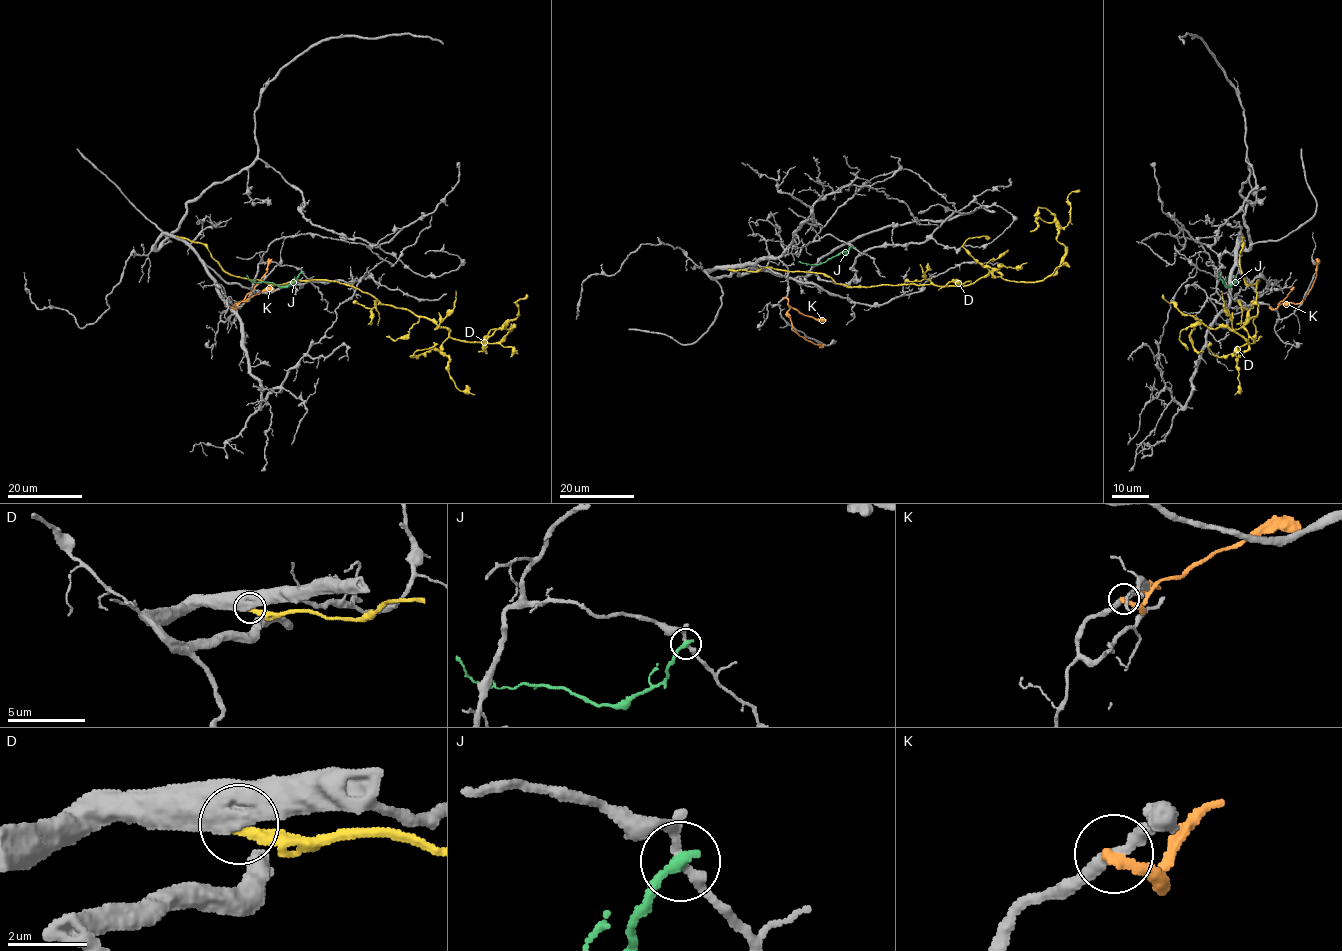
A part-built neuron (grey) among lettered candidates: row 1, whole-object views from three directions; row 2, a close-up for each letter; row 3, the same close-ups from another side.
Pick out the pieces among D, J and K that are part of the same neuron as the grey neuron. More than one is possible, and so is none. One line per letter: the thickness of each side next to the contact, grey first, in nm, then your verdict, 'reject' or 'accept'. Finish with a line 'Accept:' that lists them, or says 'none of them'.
D: 650/320 nm | reject
J: 180/320 nm | reject
K: 320/280 nm | reject
Accept: none of them

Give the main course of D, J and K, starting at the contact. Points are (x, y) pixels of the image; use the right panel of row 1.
D: (1241, 236), (1242, 275), (1246, 284), (1259, 280), (1258, 313), (1243, 327), (1252, 343), (1184, 315), (1163, 294)
J: (1220, 272), (1219, 276), (1228, 287), (1236, 283), (1234, 274)
K: (1270, 306), (1276, 309), (1280, 304), (1299, 303), (1305, 299), (1316, 277), (1315, 259)

